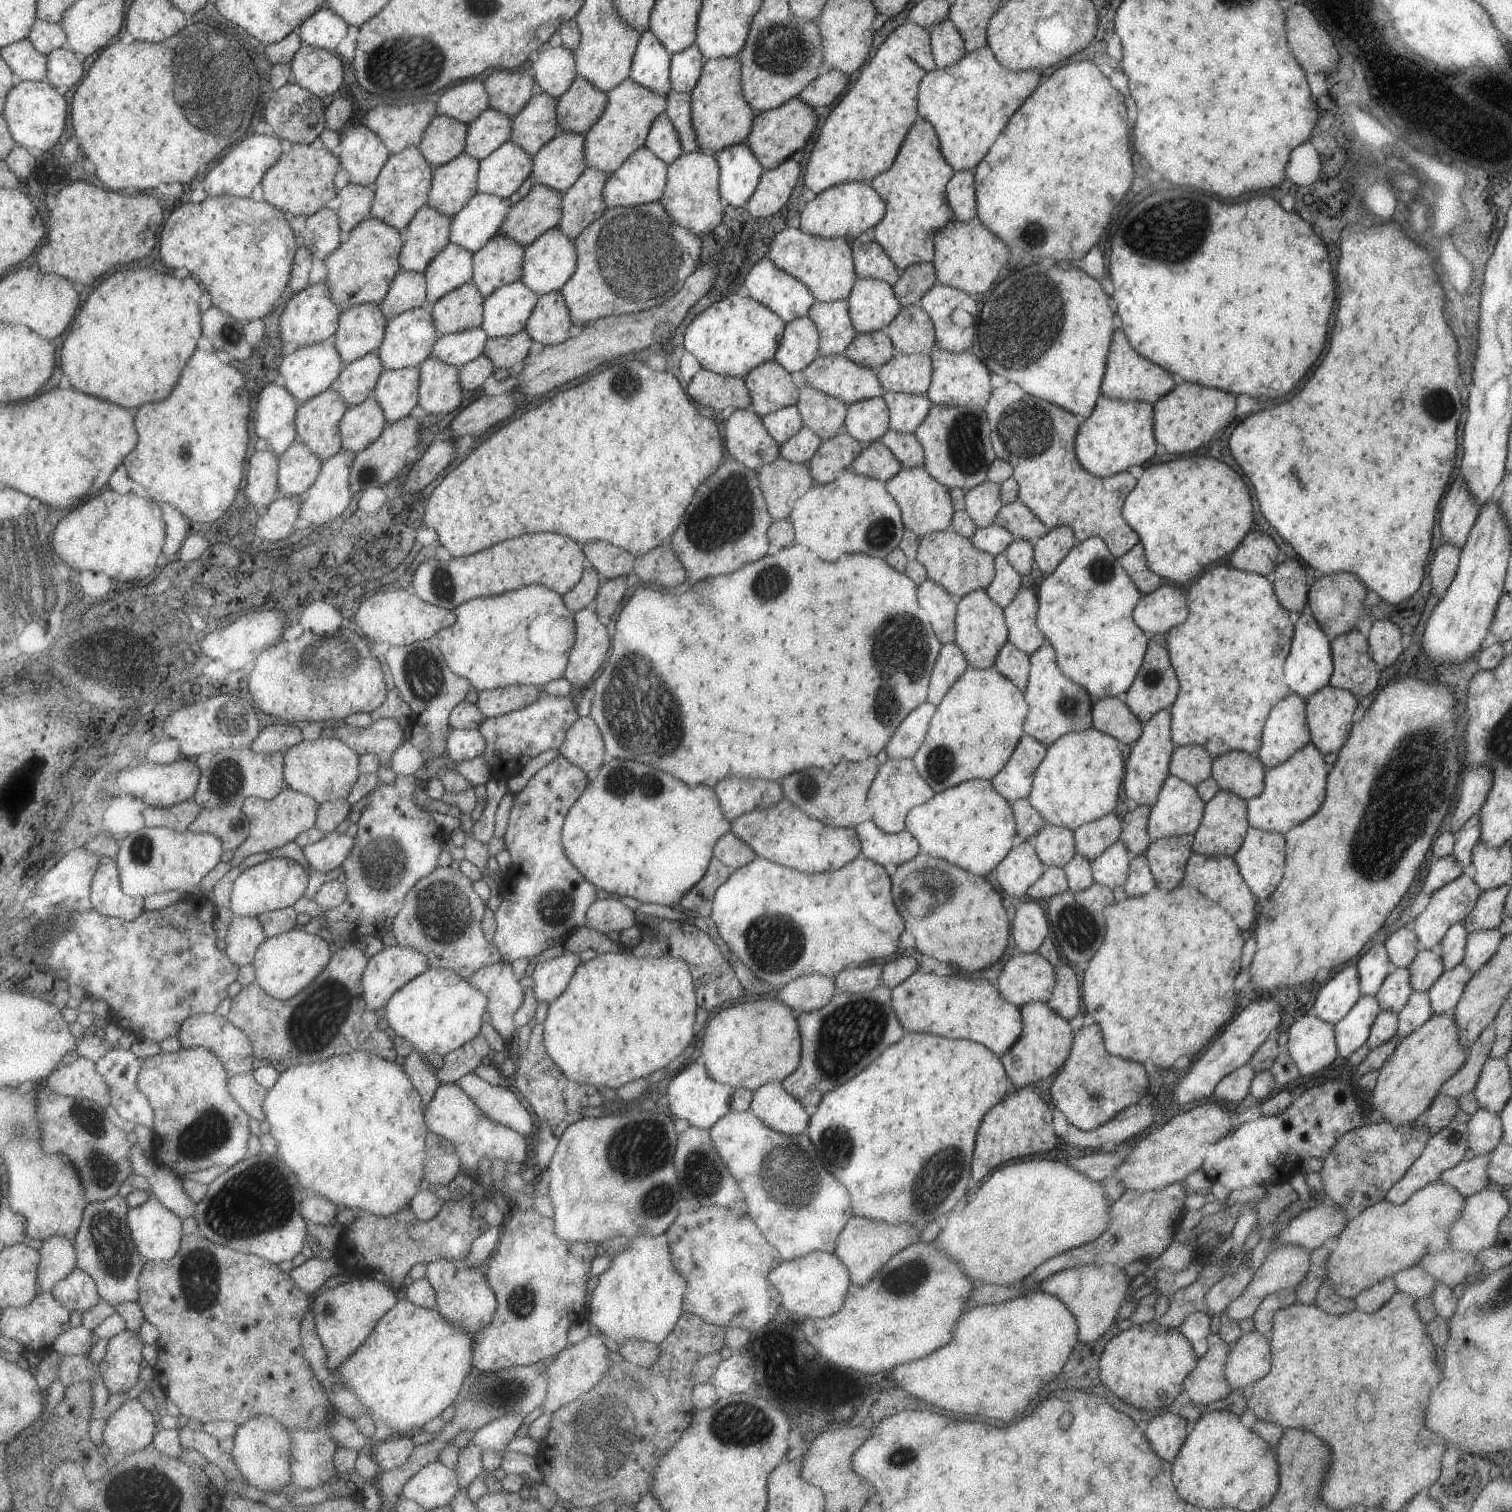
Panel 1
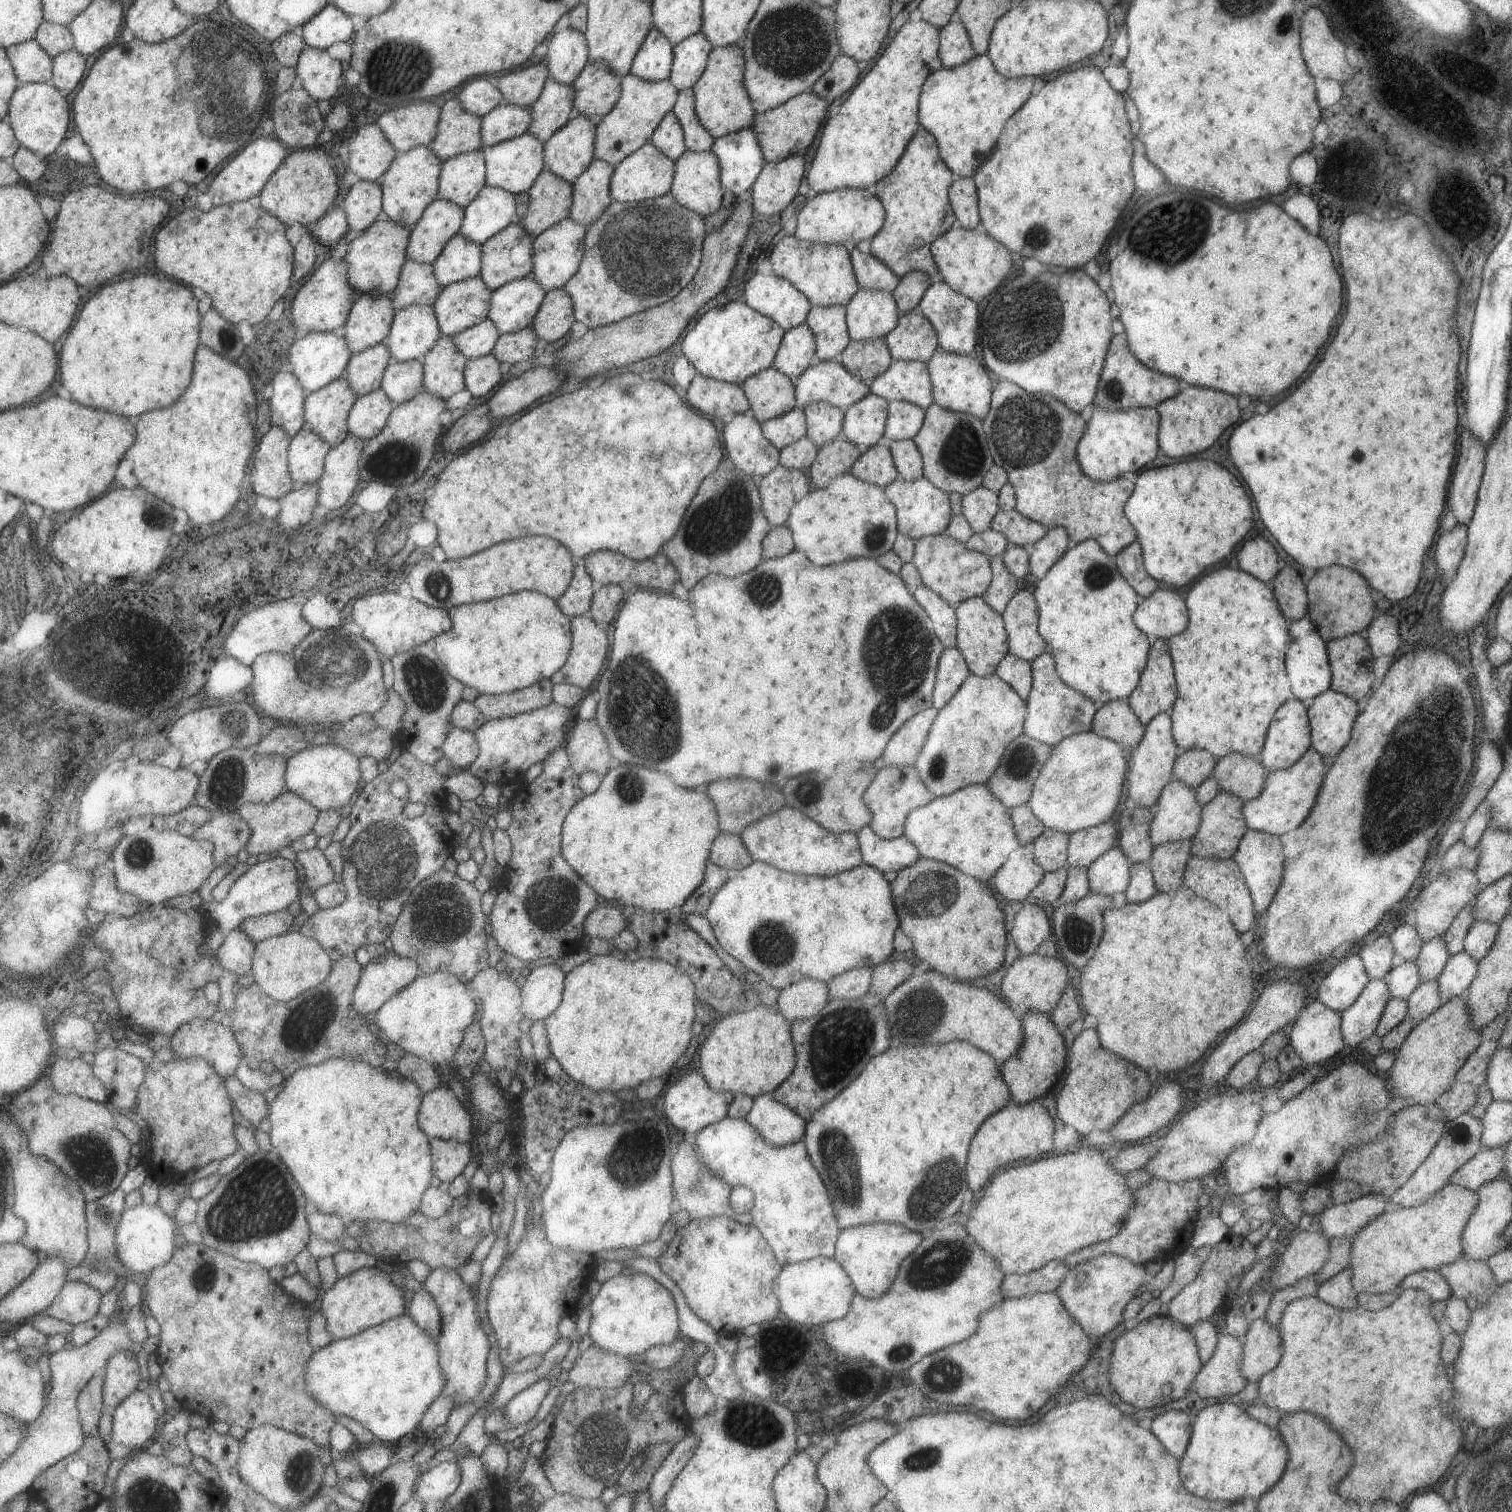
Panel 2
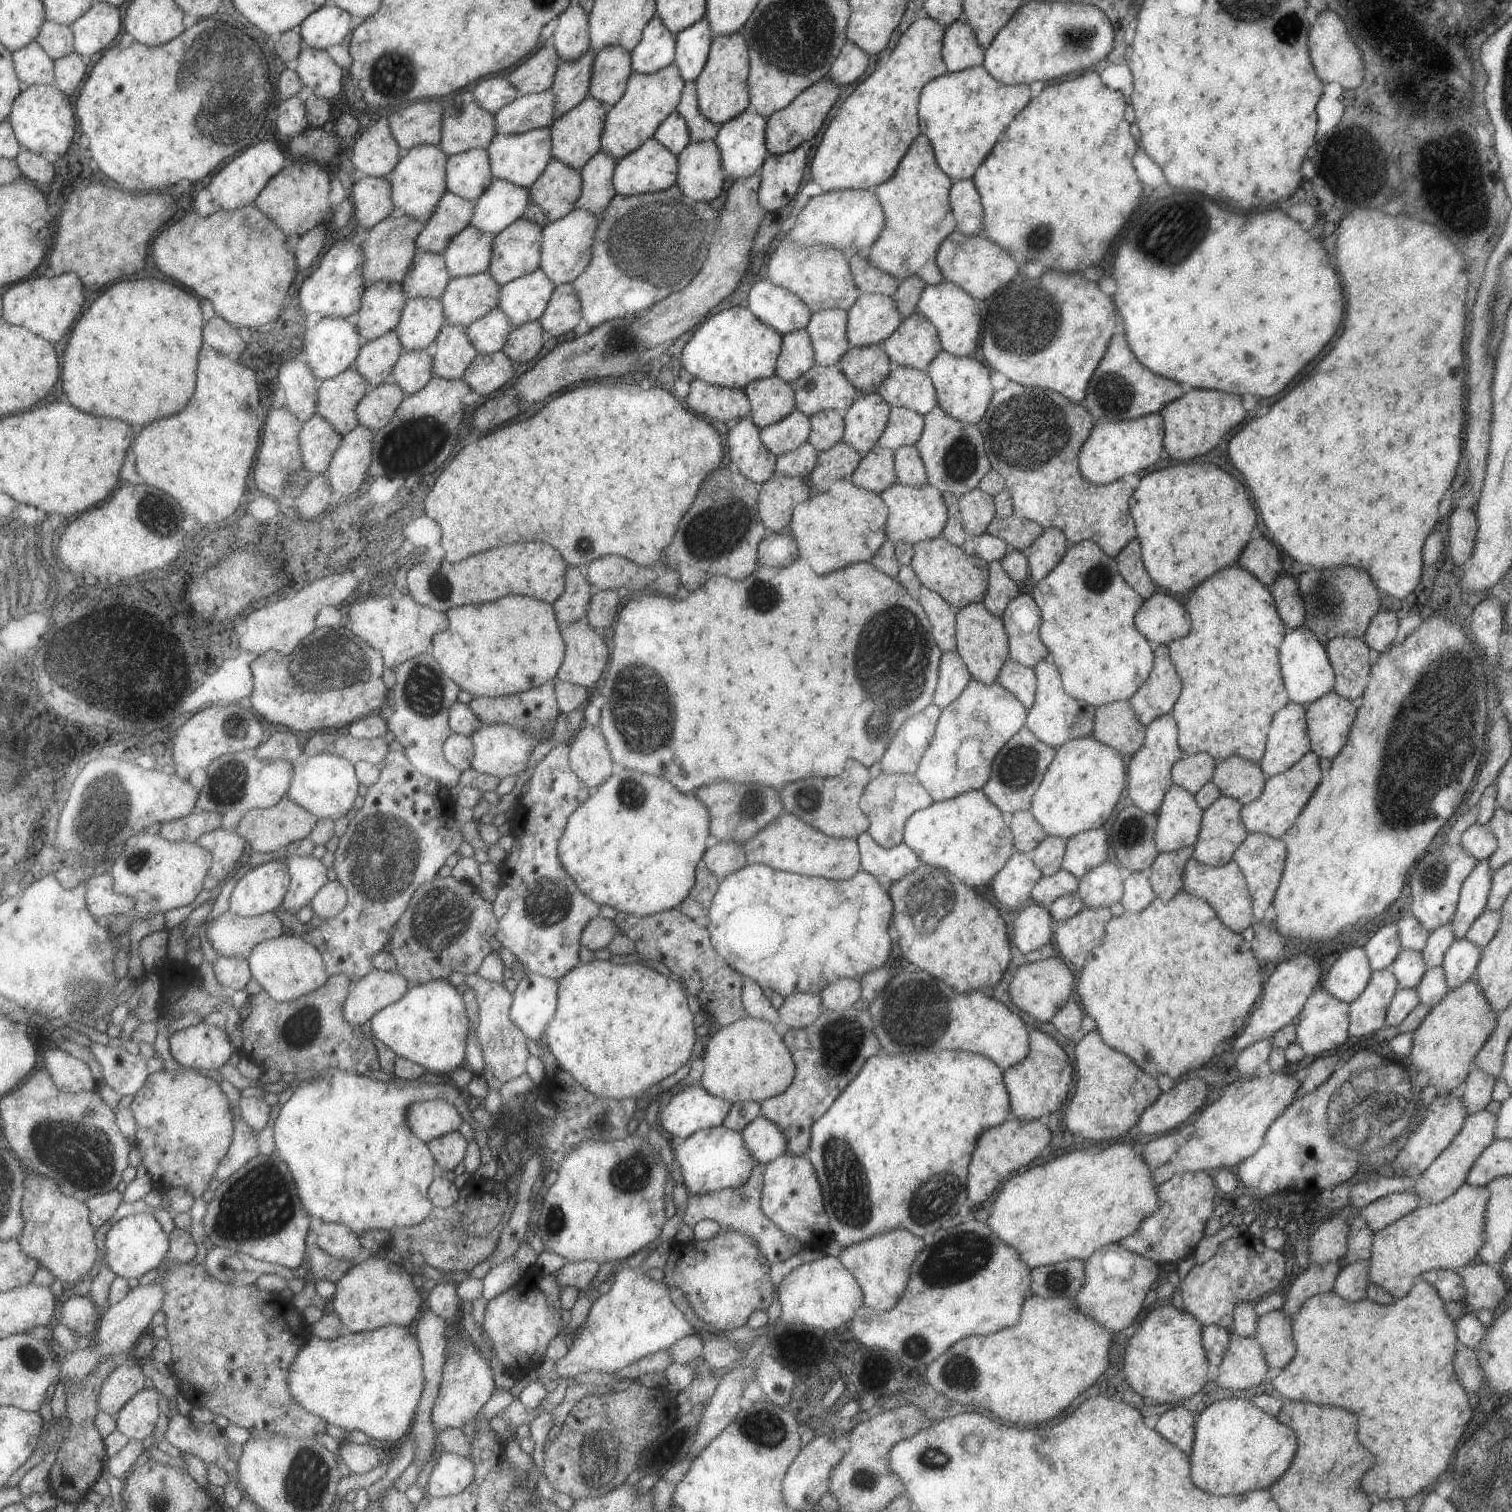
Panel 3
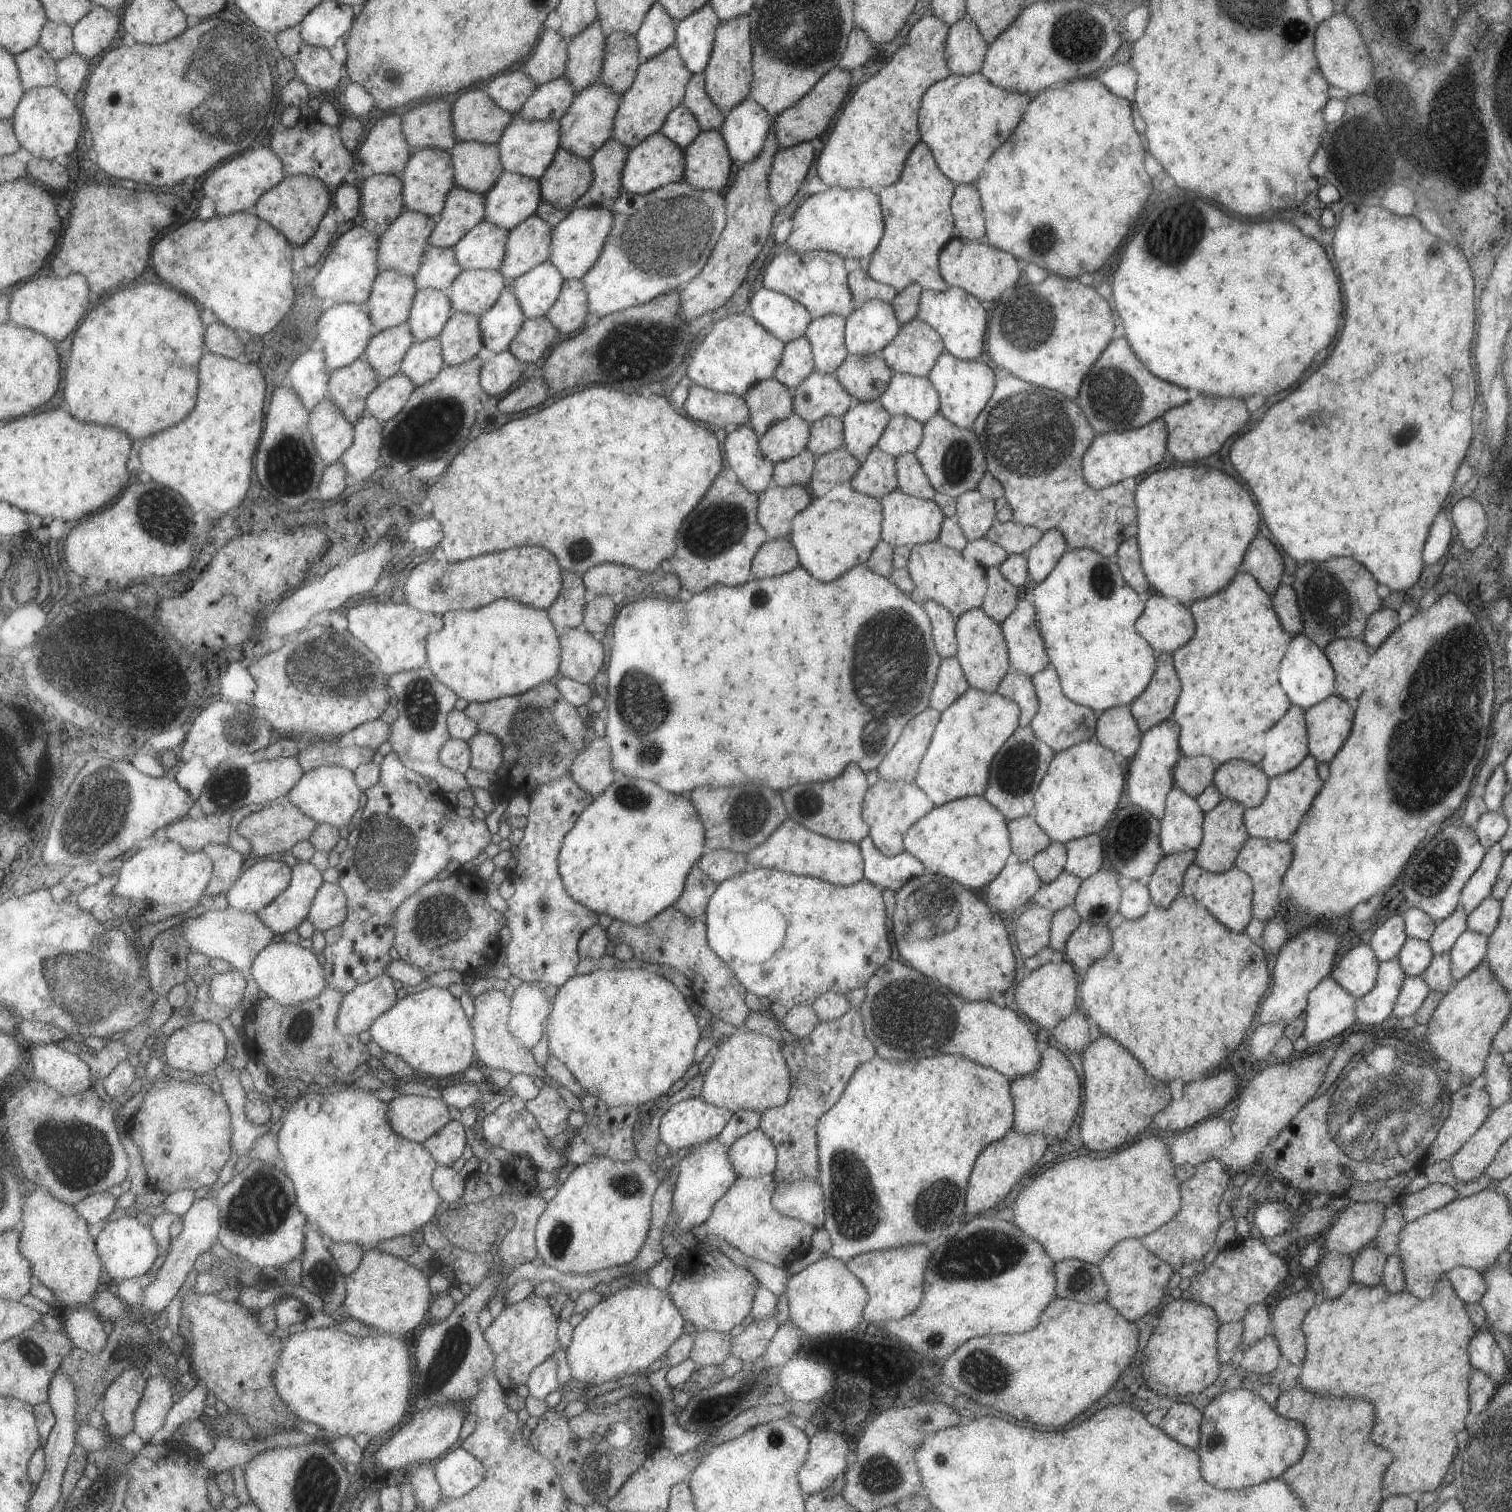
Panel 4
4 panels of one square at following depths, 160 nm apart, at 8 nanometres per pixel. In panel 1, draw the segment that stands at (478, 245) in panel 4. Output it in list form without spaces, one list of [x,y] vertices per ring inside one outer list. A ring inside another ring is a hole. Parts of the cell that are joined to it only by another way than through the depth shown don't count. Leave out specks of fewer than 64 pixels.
[[[449,243],[424,272],[428,282],[430,306],[447,293],[472,280],[472,252],[457,243]]]

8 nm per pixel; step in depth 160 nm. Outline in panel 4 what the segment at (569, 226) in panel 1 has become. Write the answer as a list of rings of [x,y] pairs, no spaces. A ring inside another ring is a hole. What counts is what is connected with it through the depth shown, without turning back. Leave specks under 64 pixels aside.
[[[613,138],[607,139],[590,158],[592,182],[576,200],[577,207],[602,206],[609,210],[623,192],[621,171],[630,148]]]

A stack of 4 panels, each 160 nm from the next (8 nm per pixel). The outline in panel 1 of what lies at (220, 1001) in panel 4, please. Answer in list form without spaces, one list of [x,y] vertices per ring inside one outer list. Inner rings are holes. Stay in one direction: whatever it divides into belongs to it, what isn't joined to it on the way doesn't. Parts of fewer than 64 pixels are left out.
[[[231,914],[225,950],[237,966],[253,965],[257,951],[267,939],[263,923],[258,917]]]

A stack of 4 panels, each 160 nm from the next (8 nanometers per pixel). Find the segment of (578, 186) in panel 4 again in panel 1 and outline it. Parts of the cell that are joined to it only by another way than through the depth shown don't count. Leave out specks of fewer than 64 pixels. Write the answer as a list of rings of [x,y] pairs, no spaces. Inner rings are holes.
[[[534,182],[524,198],[508,210],[500,230],[524,247],[546,230],[557,227],[561,215],[561,193]]]

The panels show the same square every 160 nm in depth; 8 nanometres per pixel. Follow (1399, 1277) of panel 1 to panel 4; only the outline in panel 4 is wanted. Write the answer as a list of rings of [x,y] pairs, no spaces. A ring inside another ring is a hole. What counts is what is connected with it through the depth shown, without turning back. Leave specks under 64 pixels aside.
[[[1469,1267],[1452,1268],[1443,1277],[1450,1282],[1454,1293],[1464,1303],[1479,1303],[1486,1291],[1481,1272]]]

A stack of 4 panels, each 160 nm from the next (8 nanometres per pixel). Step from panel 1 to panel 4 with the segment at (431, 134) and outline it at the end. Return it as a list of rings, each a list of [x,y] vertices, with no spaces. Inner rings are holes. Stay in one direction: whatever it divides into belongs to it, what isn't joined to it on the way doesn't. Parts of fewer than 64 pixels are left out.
[[[482,88],[469,90],[469,94],[455,100],[453,118],[459,142],[493,144],[500,141],[501,133],[511,124],[513,116],[501,110]]]

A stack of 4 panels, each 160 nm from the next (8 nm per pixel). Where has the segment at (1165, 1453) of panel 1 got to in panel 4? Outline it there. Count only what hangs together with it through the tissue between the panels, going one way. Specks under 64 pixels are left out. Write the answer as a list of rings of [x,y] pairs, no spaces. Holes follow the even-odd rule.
[[[1171,1402],[1159,1422],[1159,1428],[1179,1444],[1198,1448],[1202,1413],[1191,1403]]]

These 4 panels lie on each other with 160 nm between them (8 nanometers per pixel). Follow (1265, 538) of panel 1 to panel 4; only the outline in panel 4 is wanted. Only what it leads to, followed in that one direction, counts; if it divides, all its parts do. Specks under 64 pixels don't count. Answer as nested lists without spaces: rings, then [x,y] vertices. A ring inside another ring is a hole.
[[[1257,534],[1247,546],[1247,552],[1239,570],[1250,574],[1257,584],[1272,596],[1281,582],[1283,559],[1275,545],[1261,534]]]

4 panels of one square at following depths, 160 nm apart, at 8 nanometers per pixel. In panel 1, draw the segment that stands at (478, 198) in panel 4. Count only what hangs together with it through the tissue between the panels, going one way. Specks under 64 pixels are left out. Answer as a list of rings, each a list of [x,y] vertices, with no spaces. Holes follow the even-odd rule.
[[[427,204],[417,211],[404,232],[405,246],[400,254],[403,270],[424,273],[435,257],[452,242],[454,217]]]

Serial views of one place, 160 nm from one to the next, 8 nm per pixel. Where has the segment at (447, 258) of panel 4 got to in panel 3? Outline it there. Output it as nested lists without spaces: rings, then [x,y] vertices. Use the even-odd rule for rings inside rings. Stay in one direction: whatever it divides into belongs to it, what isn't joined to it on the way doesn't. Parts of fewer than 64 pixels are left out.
[[[418,248],[403,286],[409,298],[442,299],[452,278],[442,254]]]

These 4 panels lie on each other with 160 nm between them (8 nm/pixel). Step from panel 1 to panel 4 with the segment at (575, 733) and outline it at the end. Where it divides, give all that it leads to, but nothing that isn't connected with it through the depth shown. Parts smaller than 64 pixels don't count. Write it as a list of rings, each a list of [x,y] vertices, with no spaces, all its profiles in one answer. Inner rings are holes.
[[[596,736],[576,754],[568,770],[573,782],[593,798],[614,781],[614,771],[606,738]]]

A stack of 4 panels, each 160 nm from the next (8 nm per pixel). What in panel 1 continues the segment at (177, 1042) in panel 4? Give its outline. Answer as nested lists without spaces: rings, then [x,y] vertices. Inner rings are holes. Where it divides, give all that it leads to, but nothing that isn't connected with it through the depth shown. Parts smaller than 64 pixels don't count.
[[[197,1013],[189,1017],[177,1036],[185,1049],[207,1047],[212,1050],[228,1069],[230,1077],[238,1074],[253,1072],[253,1060],[256,1058],[254,1046],[248,1034],[237,1028],[226,1016],[216,1013]]]

